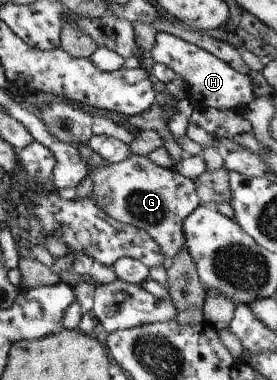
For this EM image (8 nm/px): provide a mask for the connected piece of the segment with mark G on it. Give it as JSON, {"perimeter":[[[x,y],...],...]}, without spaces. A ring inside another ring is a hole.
{"perimeter":[[[133,154],[115,164],[88,166],[88,171],[94,184],[94,202],[110,217],[114,217],[114,221],[122,221],[144,229],[162,247],[162,253],[165,254],[169,266],[186,243],[184,220],[202,205],[197,194],[196,182],[180,175],[171,166],[160,167],[152,163],[147,156]]]}

